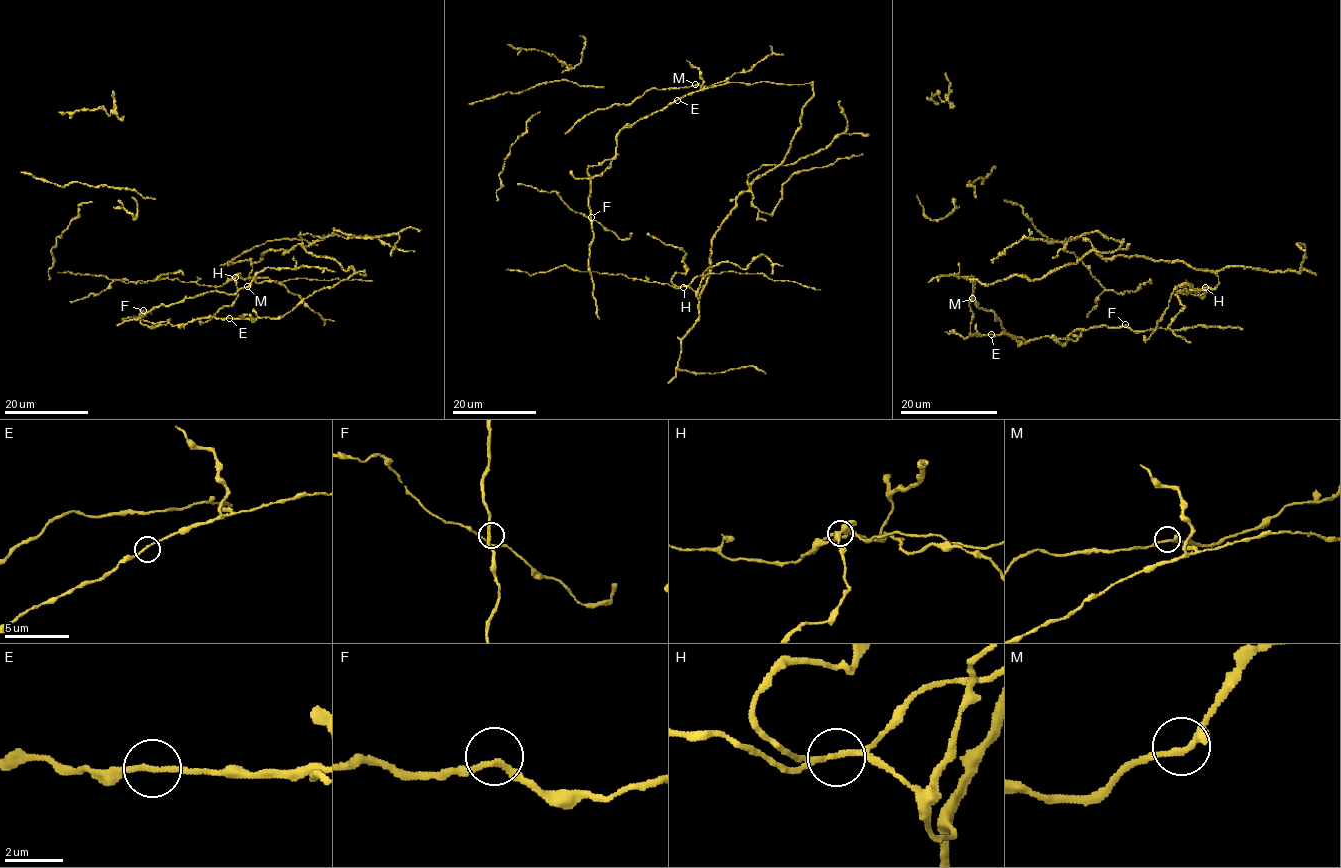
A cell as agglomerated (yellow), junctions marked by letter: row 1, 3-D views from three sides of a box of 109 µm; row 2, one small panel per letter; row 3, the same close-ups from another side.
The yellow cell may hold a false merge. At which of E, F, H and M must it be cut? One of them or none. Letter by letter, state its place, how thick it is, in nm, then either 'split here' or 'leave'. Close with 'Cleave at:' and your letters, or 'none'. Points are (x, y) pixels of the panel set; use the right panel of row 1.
E: at (991, 334); 170 nm thick; leave
F: at (1125, 324); 200 nm thick; leave
H: at (1205, 287); 200 nm thick; split here
M: at (972, 298); 220 nm thick; leave
Cleave at: H

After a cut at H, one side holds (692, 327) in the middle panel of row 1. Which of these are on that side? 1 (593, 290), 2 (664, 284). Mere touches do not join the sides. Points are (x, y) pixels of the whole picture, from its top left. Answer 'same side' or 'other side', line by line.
1: same side
2: other side

